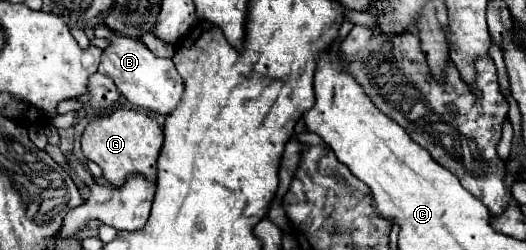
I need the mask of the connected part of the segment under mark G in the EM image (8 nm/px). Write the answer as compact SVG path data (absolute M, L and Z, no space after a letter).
M120 107L86 125L82 135L82 153L86 159L102 167L104 177L110 185L120 187L128 173L142 173L150 181L156 181L156 161L162 141L164 141L162 127L152 115Z

